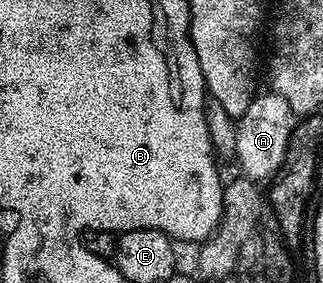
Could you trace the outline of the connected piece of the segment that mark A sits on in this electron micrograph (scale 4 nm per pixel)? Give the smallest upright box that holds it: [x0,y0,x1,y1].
[235,90,294,182]

